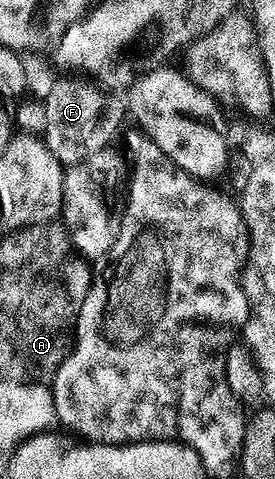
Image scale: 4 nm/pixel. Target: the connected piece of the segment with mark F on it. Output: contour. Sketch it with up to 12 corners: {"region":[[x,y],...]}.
{"region":[[55,79],[42,141],[63,166],[107,147],[122,122],[103,89]]}

